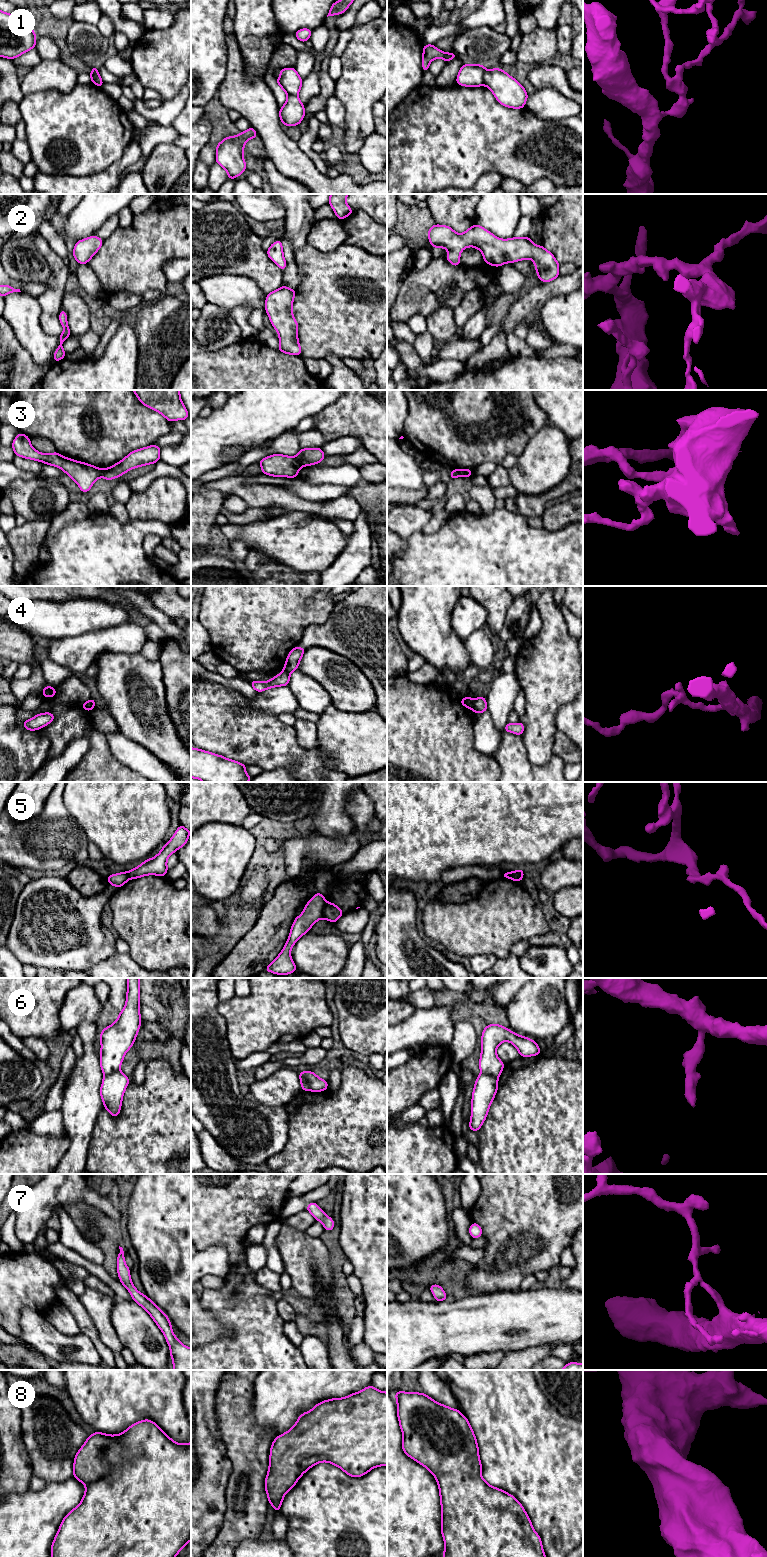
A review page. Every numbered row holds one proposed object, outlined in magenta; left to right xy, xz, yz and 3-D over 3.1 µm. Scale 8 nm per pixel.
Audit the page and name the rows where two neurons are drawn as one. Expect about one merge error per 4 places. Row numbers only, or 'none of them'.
1, 3, 4, 5, 6

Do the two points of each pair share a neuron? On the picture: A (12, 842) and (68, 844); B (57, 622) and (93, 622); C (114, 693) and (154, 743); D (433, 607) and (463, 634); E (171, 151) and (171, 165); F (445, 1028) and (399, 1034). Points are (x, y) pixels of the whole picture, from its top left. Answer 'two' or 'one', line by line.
A: one
B: one
C: one
D: two
E: one
F: one

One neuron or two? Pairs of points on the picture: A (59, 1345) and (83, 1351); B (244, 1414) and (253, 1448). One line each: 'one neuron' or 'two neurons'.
A: one neuron
B: one neuron

